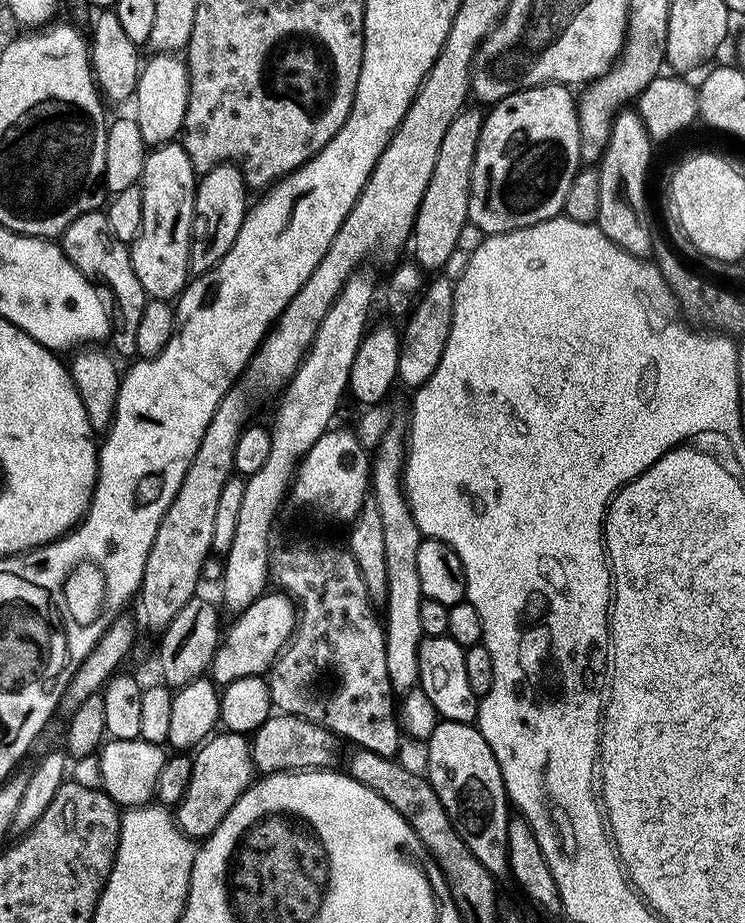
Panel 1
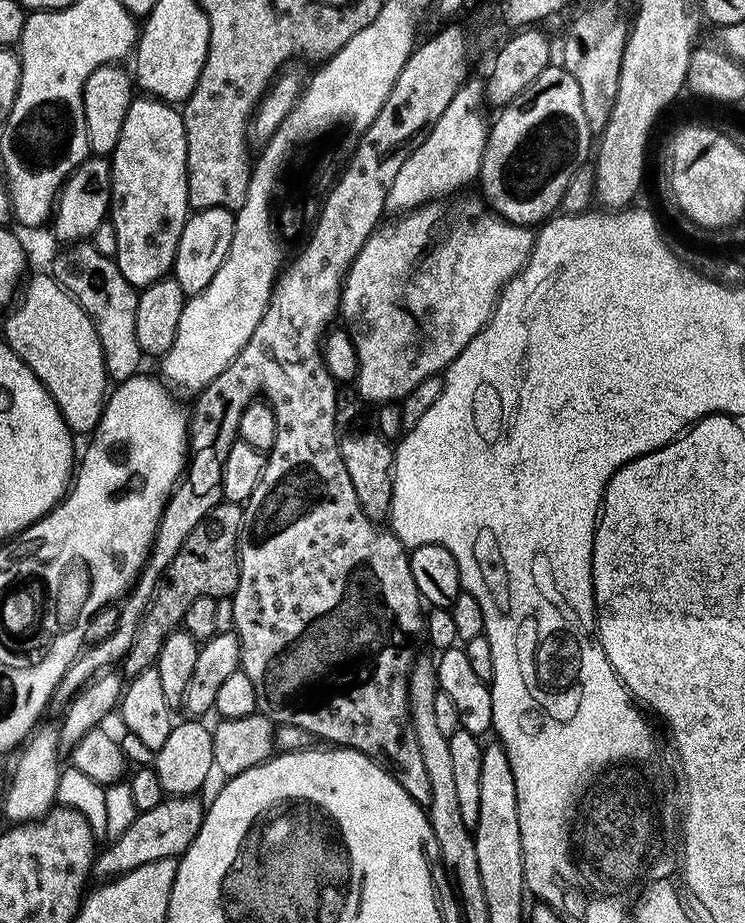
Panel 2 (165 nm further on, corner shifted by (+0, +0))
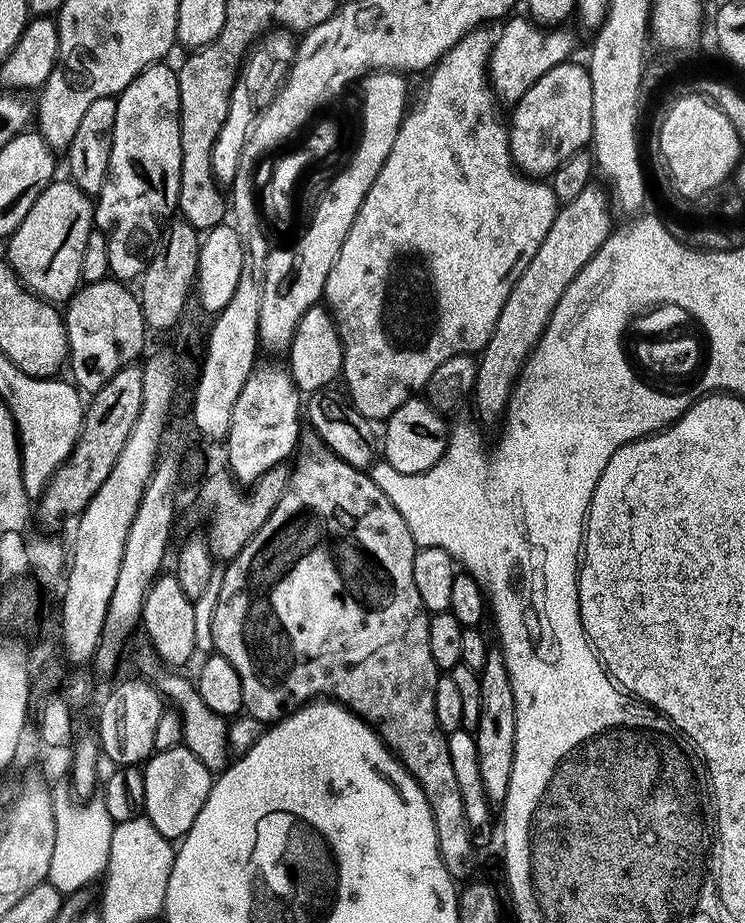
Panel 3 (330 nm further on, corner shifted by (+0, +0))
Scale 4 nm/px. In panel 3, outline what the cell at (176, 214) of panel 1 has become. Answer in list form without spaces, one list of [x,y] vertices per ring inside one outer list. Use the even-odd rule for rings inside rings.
[[[168,62],[146,66],[115,97],[116,117],[110,150],[110,166],[106,182],[94,204],[94,224],[106,238],[110,250],[109,273],[121,282],[139,281],[141,274],[150,266],[164,232],[164,225],[173,219],[180,195],[180,171],[182,170],[182,146],[180,145],[180,103],[178,102],[178,78],[176,68]]]

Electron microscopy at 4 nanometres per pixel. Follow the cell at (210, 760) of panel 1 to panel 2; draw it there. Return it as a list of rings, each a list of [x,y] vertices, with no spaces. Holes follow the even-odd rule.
[[[169,795],[161,804],[154,806],[154,810],[137,812],[135,818],[130,822],[130,826],[121,834],[111,841],[112,845],[108,849],[101,851],[94,861],[95,875],[100,878],[115,878],[122,876],[124,873],[137,868],[146,866],[150,862],[158,862],[162,858],[179,858],[183,856],[184,851],[198,838],[198,830],[204,821],[206,811],[205,801],[199,800],[200,796],[193,795]]]

